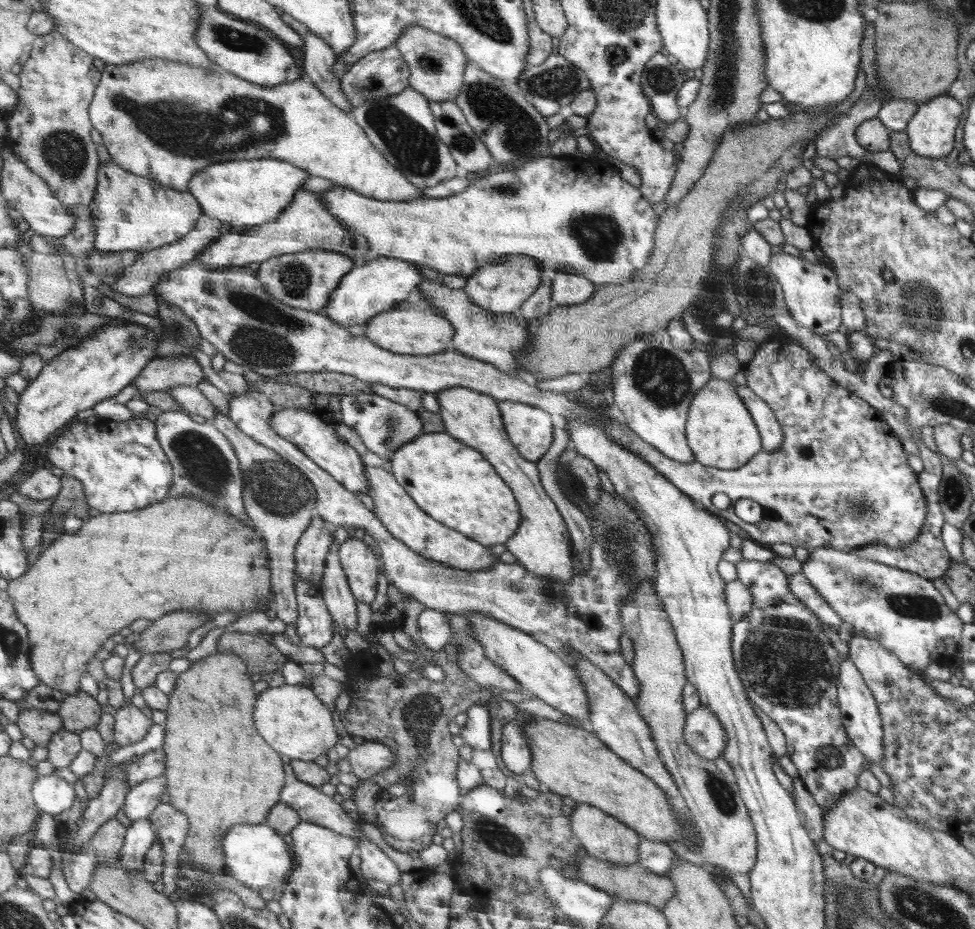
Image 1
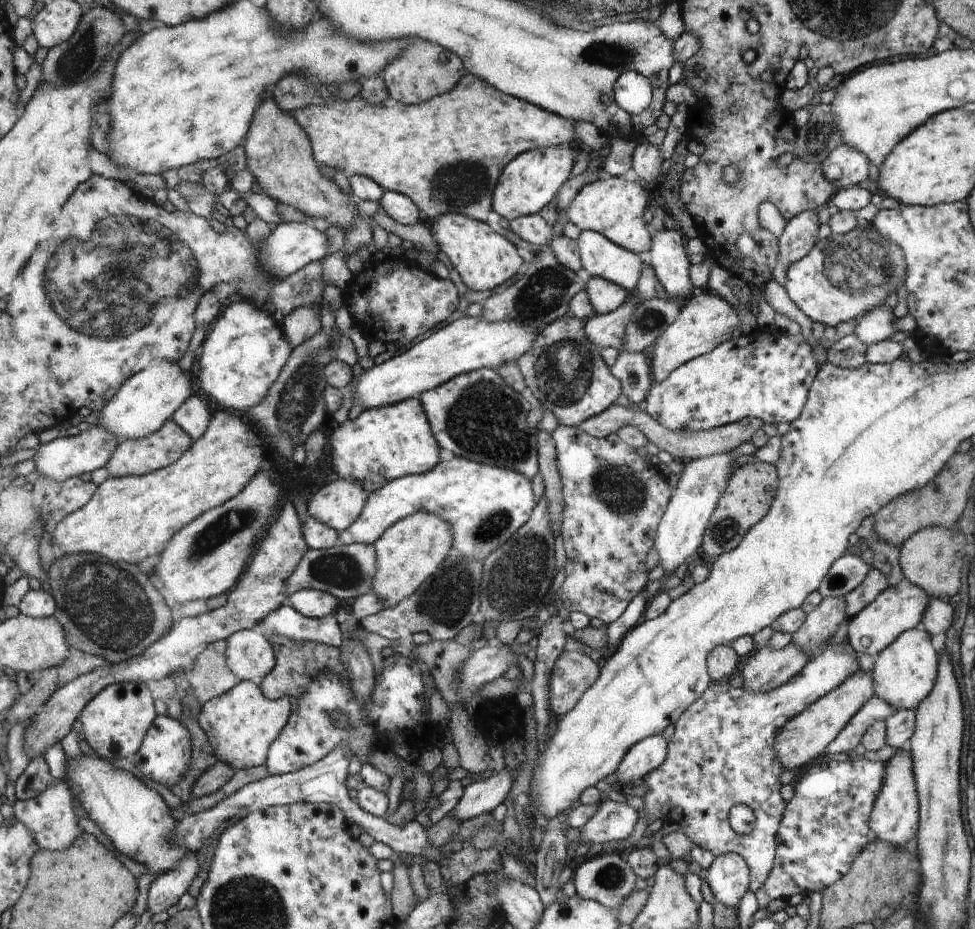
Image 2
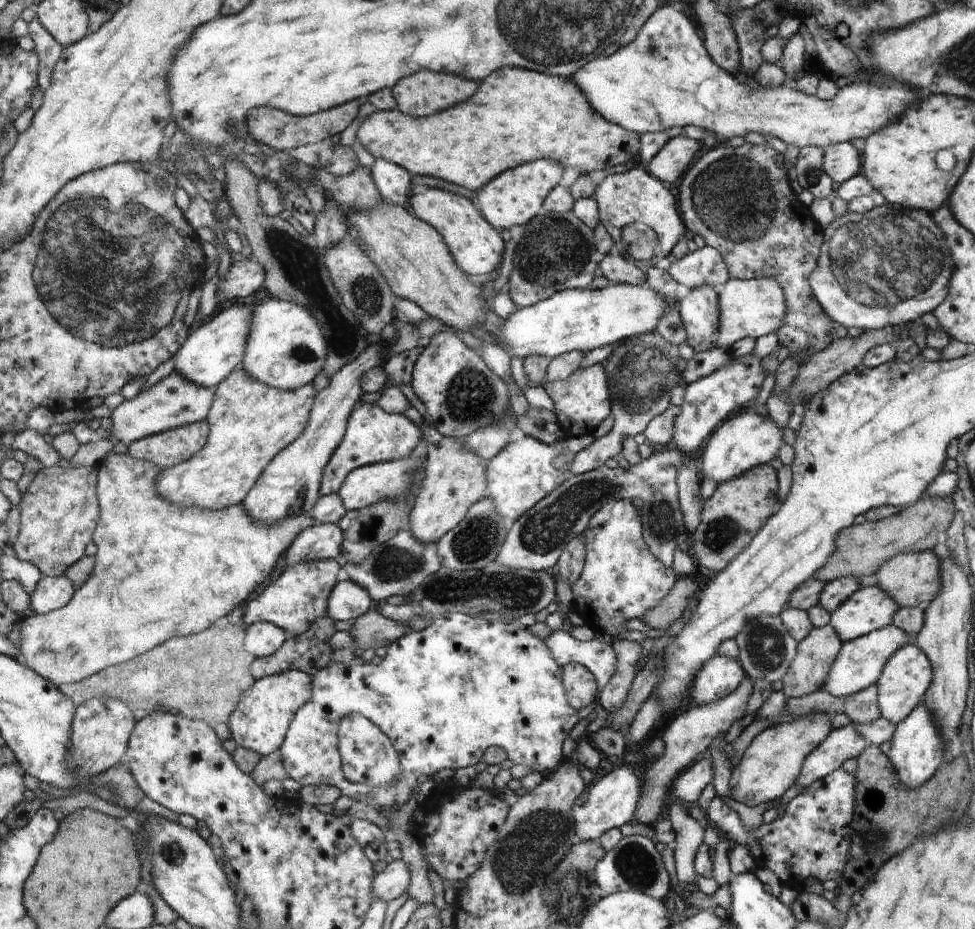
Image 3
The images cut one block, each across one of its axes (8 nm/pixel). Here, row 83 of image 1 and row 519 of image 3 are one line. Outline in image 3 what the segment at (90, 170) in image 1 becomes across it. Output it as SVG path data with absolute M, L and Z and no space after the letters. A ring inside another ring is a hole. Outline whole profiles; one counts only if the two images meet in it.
M56 465L40 468L33 478L30 488L22 497L21 531L12 547L18 558L32 562L42 570L46 577L60 577L67 570L80 562L88 554L88 546L95 542L94 534L102 516L101 498L99 497L99 479L101 469L96 467L78 467L69 465L63 468Z

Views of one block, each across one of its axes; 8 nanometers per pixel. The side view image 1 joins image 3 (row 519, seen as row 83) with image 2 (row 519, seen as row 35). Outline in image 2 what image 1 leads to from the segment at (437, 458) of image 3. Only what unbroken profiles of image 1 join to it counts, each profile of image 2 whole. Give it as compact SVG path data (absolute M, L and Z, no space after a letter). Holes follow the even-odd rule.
M430 512L410 514L389 526L373 544L376 550L376 574L372 578L371 591L380 600L384 600L384 609L406 601L406 598L417 592L422 582L433 576L452 552L453 542L452 522L448 524L446 520Z

